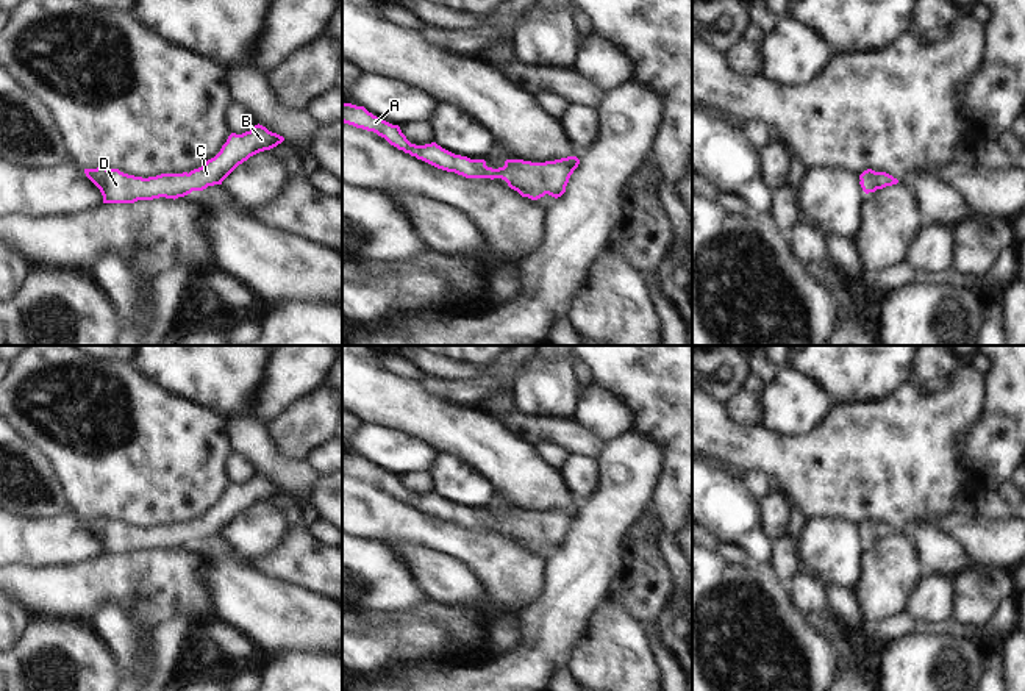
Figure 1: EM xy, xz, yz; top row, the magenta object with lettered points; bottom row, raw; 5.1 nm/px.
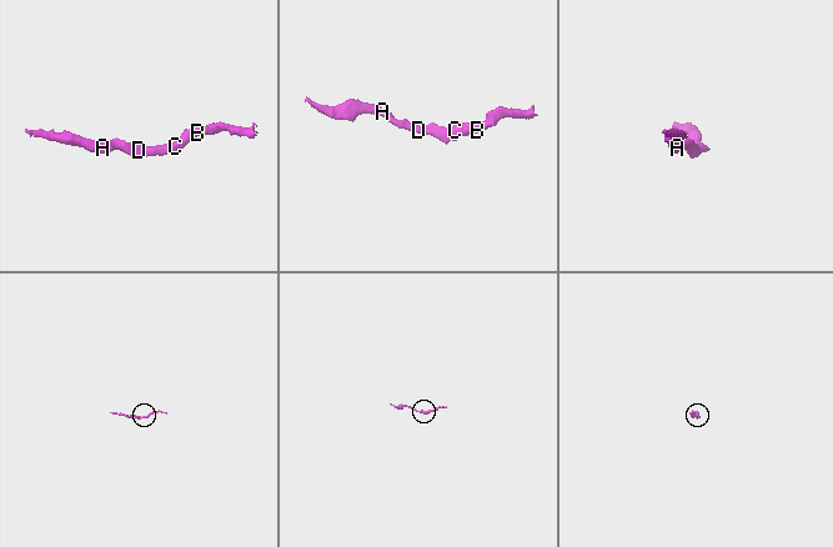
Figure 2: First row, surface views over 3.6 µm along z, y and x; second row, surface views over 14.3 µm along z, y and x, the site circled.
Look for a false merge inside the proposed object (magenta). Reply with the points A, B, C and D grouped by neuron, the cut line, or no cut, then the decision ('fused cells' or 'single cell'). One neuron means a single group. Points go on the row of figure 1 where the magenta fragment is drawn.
A B C D | no cut | single cell

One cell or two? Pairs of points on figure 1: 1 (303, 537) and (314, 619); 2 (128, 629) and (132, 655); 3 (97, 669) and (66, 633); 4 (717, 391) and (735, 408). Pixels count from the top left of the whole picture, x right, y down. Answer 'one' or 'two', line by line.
1: two
2: one
3: one
4: two

